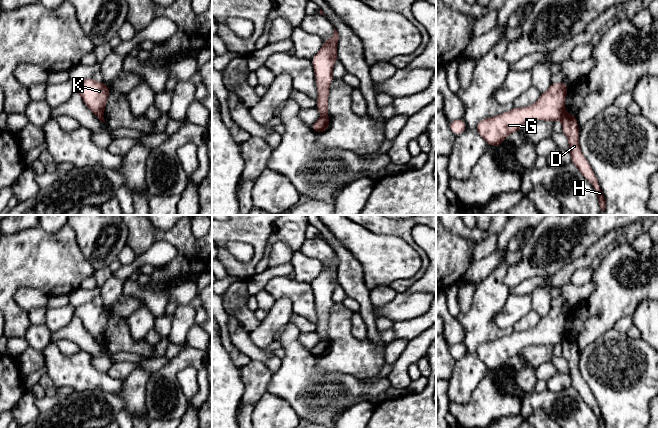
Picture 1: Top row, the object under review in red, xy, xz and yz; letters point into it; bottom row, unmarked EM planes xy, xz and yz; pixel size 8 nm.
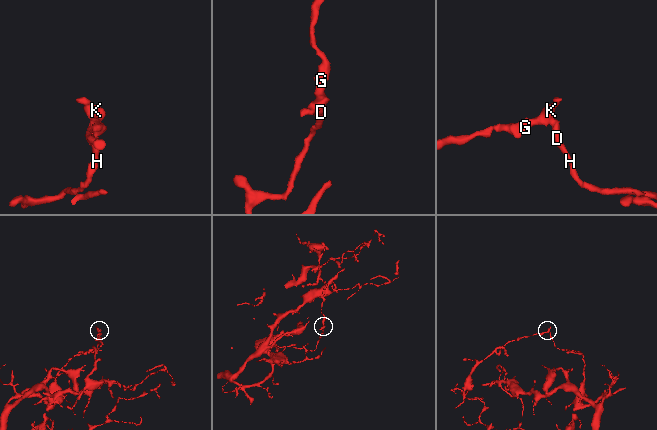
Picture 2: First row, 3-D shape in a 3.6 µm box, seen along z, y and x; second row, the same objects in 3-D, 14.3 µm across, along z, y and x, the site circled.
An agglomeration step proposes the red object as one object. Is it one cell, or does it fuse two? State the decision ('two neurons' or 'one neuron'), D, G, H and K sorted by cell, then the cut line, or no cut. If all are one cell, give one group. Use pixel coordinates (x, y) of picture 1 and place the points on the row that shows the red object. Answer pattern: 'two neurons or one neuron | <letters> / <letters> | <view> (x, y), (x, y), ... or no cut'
two neurons | D H / G K | xz (322, 115), (327, 116)

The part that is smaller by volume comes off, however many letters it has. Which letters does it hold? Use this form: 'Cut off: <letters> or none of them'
Cut off: G, K

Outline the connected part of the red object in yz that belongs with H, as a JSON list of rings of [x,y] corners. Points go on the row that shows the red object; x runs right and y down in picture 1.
[[[565,112],[561,117],[562,132],[569,141],[569,152],[571,154],[571,162],[579,169],[581,174],[591,183],[599,199],[601,211],[606,208],[605,195],[603,194],[599,181],[593,172],[589,162],[583,156],[579,147],[580,130],[574,115]]]

